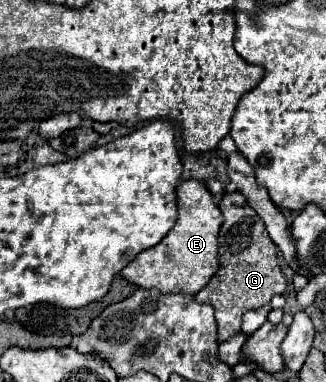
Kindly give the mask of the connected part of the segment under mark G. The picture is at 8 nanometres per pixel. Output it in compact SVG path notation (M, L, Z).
M227 192L219 202L219 210L225 218L219 230L219 270L209 284L195 294L195 302L213 306L219 332L217 342L221 344L241 332L241 316L245 312L257 310L269 304L275 294L285 292L285 276L277 264L277 246L269 238L263 220L245 204L243 196Z

